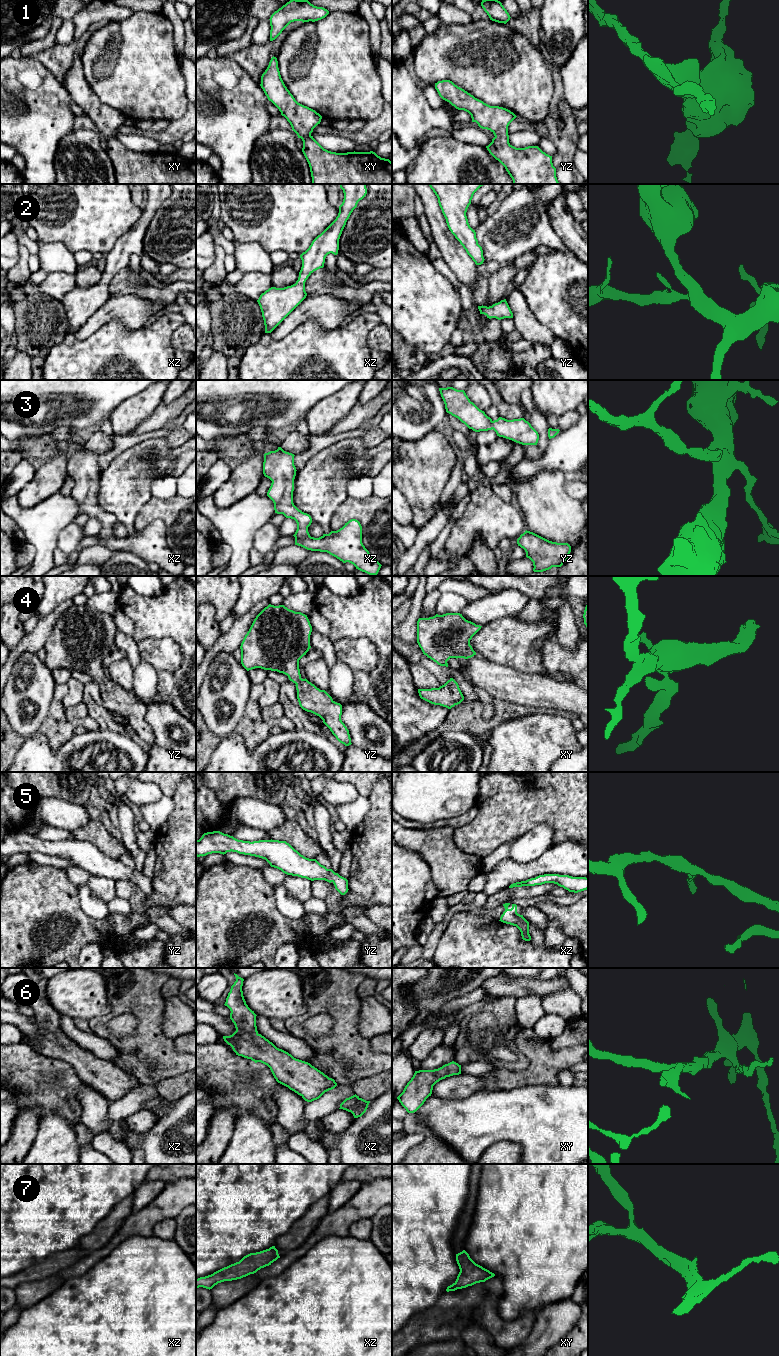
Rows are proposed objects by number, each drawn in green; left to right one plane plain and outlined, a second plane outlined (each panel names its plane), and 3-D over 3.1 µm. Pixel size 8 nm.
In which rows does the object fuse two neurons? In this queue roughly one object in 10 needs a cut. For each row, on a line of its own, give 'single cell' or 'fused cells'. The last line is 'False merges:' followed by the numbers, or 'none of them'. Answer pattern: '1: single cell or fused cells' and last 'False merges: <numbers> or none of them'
1: single cell
2: single cell
3: single cell
4: single cell
5: single cell
6: single cell
7: single cell
False merges: none of them

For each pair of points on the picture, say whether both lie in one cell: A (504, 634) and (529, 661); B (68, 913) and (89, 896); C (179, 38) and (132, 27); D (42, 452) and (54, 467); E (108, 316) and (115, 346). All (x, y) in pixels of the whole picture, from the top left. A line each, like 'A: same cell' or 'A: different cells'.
A: same cell
B: different cells
C: different cells
D: different cells
E: different cells

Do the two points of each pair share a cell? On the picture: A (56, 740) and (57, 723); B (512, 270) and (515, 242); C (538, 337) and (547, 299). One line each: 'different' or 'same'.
A: same
B: different
C: different

